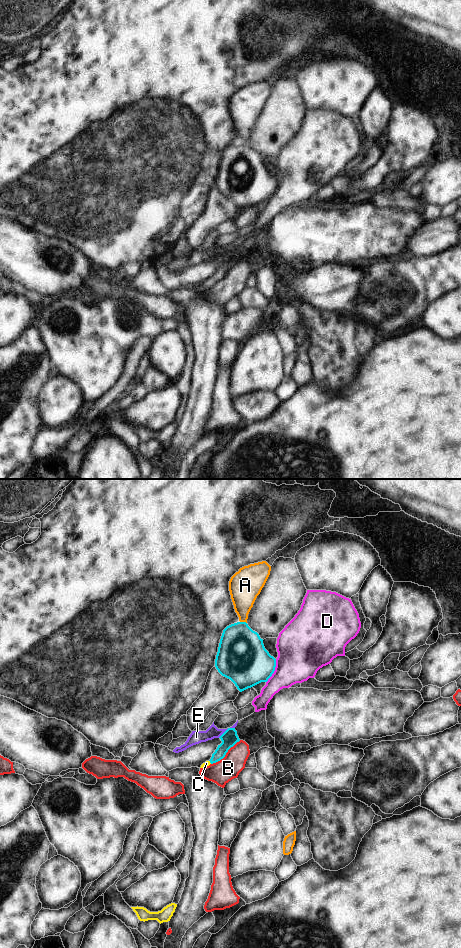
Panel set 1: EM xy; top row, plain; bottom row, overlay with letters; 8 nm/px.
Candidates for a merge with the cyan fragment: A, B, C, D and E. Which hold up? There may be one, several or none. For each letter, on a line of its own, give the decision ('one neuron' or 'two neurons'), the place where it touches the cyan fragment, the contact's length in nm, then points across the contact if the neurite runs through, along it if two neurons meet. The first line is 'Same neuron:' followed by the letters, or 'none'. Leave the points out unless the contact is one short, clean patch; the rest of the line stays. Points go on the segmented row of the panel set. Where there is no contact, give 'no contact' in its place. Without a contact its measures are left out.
Same neuron: C
A: two neurons | xy (243, 622) | 60 nm
B: two neurons | xy (225, 754) | 300 nm | along xy (240, 740), (222, 758), (211, 764)
C: one neuron | xy (210, 762) | 40 nm | across xy (229, 738), (226, 745), (210, 762), (207, 763)
D: two neurons | xy (274, 670) | 200 nm | along xy (276, 659), (274, 672), (266, 682)
E: two neurons | xy (224, 732) | 120 nm | along xy (228, 728), (218, 737)

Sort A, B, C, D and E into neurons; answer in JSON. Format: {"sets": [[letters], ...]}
{"sets": [["A"], ["B"], ["C"], ["D", "E"]]}

